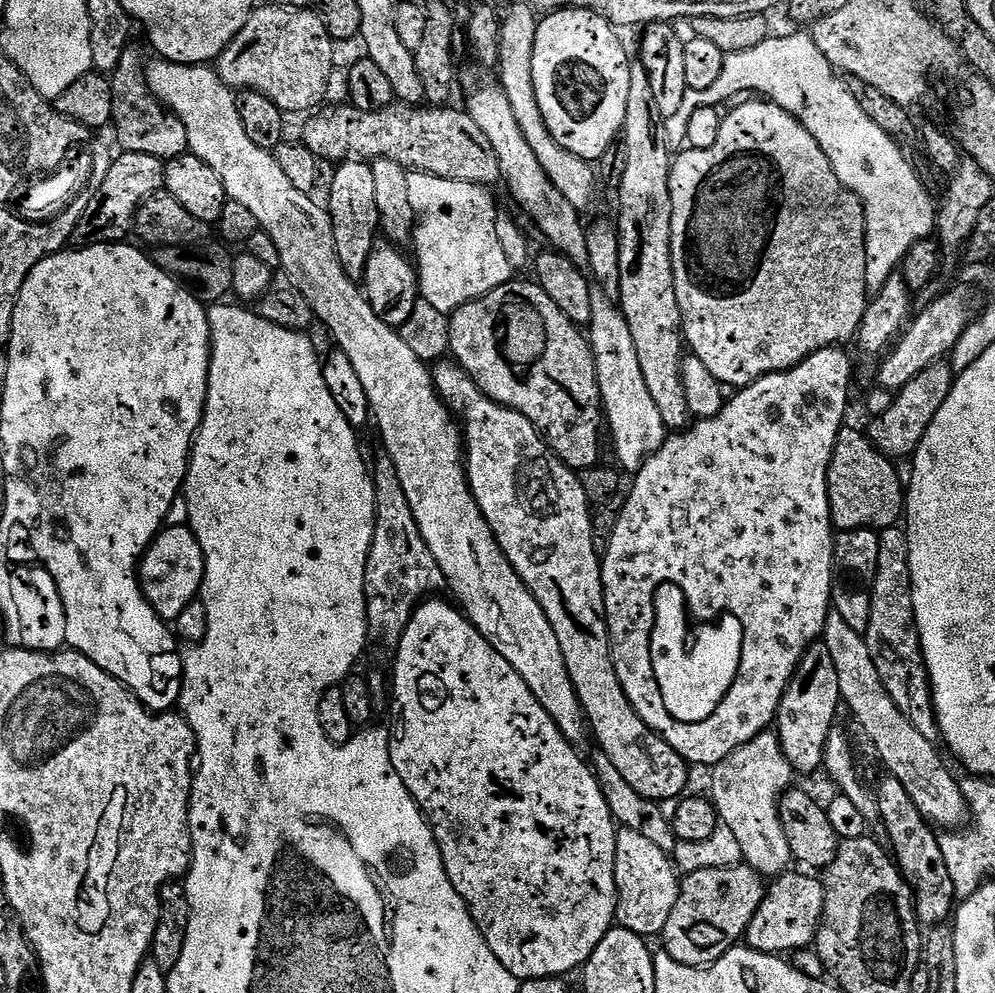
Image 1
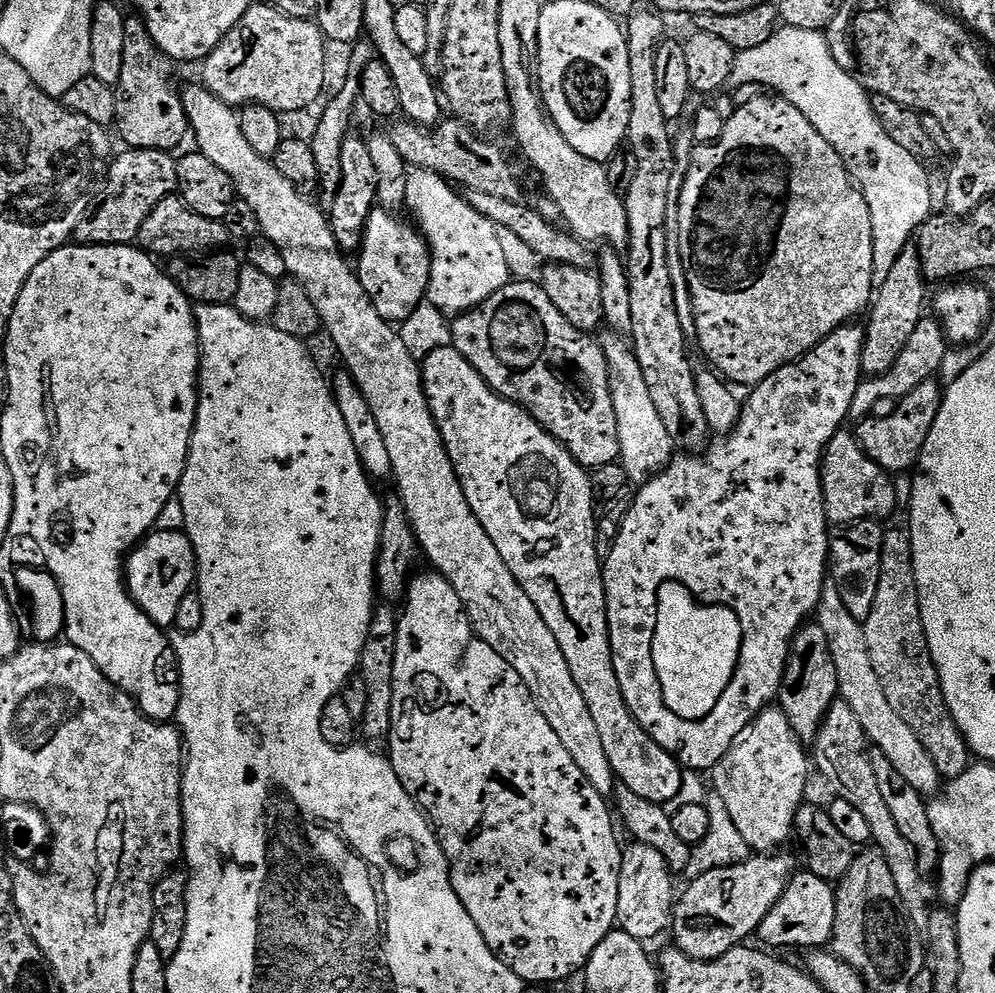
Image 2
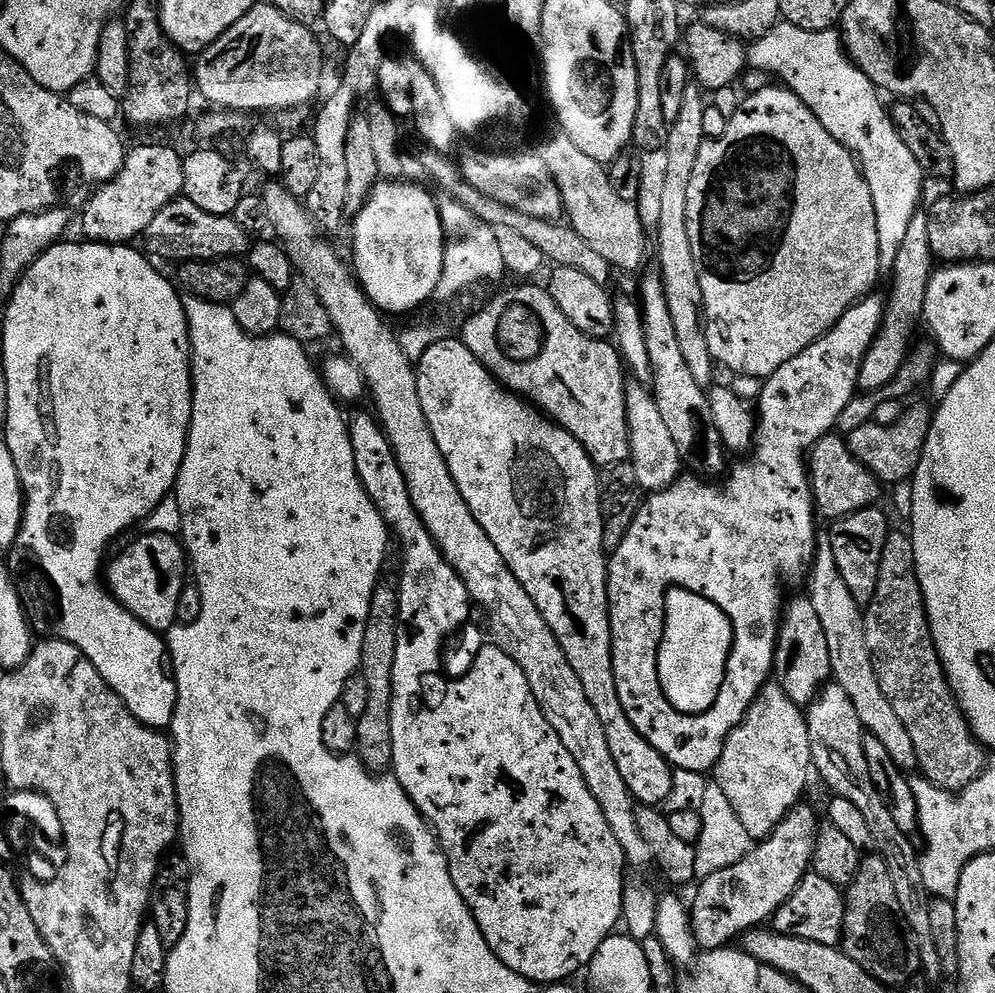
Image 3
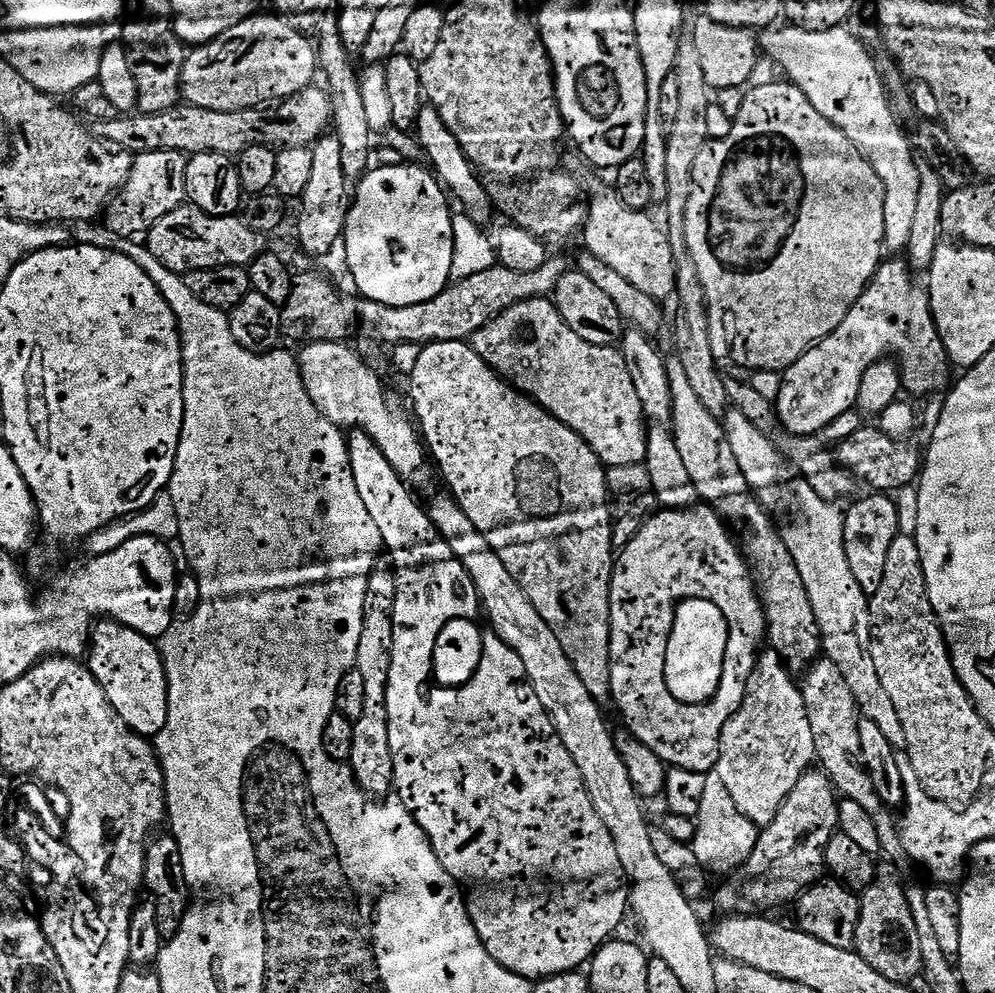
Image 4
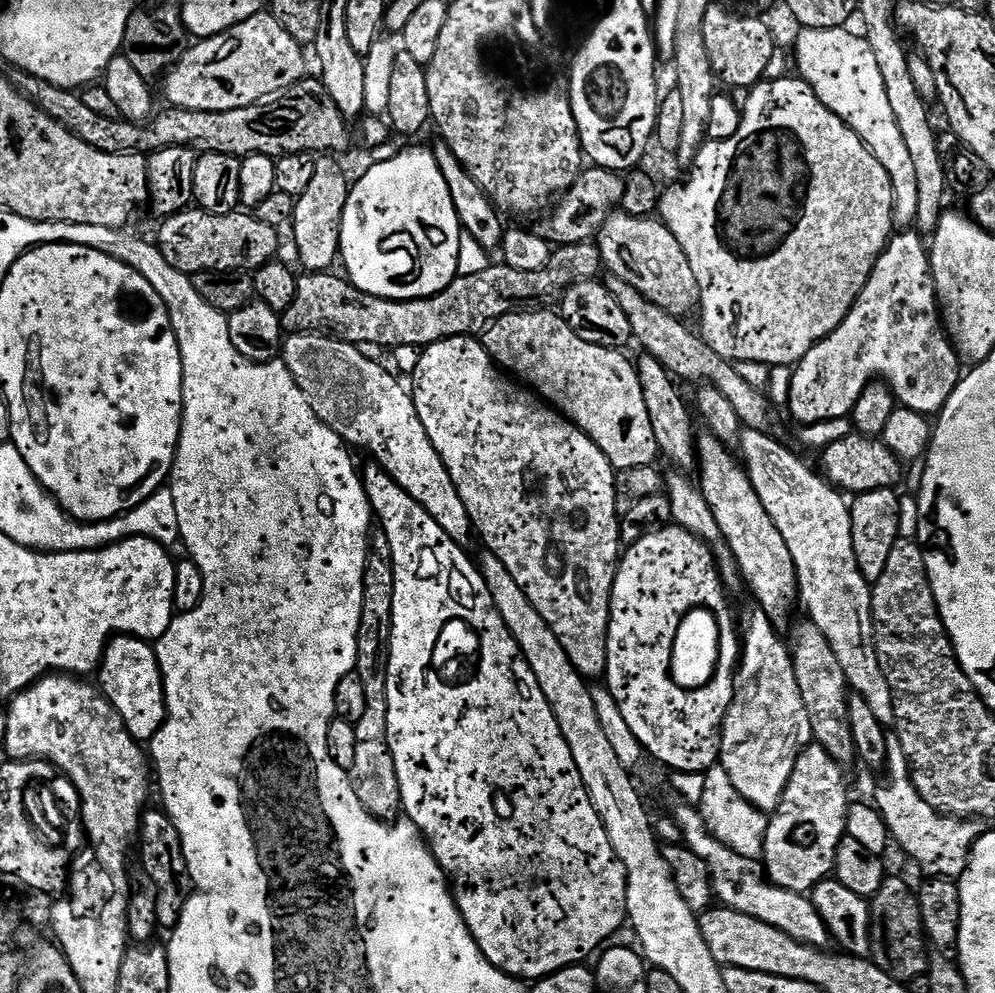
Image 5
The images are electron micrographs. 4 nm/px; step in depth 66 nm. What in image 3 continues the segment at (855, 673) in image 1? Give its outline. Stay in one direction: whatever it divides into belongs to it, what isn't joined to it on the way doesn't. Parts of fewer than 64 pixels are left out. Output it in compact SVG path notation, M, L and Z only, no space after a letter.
M824 546L817 551L810 565L811 572L812 581L809 582L806 592L814 602L818 622L822 622L826 643L830 645L830 666L835 683L840 684L846 694L850 694L850 702L854 702L854 710L858 710L858 718L862 718L865 733L878 738L900 768L915 769L918 763L914 742L910 742L910 734L906 731L906 726L902 726L902 718L894 714L894 706L890 706L886 694L882 694L882 686L878 686L878 674L866 646L862 605L856 601L840 576L831 547Z

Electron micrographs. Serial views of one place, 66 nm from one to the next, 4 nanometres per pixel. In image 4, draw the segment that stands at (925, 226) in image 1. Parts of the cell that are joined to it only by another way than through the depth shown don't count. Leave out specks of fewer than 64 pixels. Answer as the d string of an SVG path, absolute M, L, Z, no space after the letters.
M795 26L777 27L763 37L762 48L780 63L787 79L806 94L810 106L822 114L838 130L846 134L846 138L855 148L860 149L865 156L874 158L876 173L884 183L884 247L889 253L900 254L908 247L910 229L914 222L914 213L918 206L918 186L920 185L920 170L917 161L907 160L906 157L914 152L913 145L908 145L904 137L901 121L897 120L888 104L888 93L882 79L881 69L876 69L870 53L864 49L864 44L847 27L831 28L821 32L811 32Z

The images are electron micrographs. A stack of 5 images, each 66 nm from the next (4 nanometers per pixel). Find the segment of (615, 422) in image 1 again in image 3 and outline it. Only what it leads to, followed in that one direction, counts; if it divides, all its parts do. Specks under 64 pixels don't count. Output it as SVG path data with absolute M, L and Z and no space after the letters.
M635 382L626 388L626 416L630 430L630 462L634 466L634 474L638 478L638 486L645 493L661 492L681 479L682 461L678 454L678 442L674 442L667 426L658 411L656 397L645 385Z

